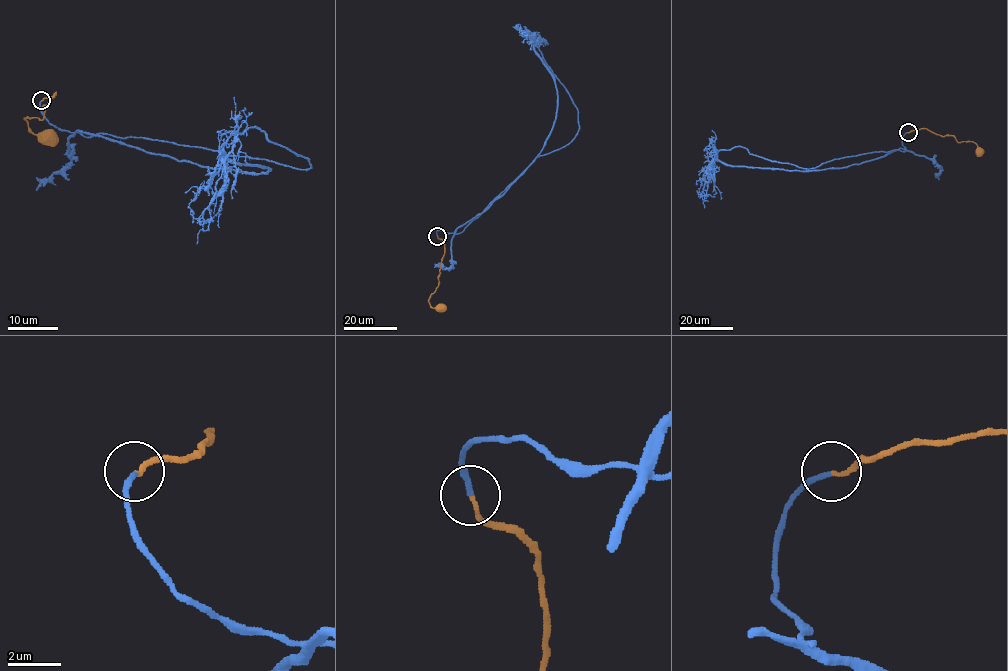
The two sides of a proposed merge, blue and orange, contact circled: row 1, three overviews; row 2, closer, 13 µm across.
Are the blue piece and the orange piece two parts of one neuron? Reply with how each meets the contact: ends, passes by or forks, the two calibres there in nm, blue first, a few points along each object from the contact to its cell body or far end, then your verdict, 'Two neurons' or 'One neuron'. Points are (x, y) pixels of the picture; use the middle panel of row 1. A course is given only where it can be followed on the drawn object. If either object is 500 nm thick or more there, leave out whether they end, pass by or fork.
At the ring blue ends. At the ring orange ends. Thickness 190 nm (blue) against 130 nm. Course of blue: (437, 236), (481, 214), (549, 133), (555, 78), (533, 35), (519, 32). Course of orange: (437, 236), (443, 242), (444, 255), (439, 284), (429, 301), (433, 308), (441, 305), (441, 307). One neuron

